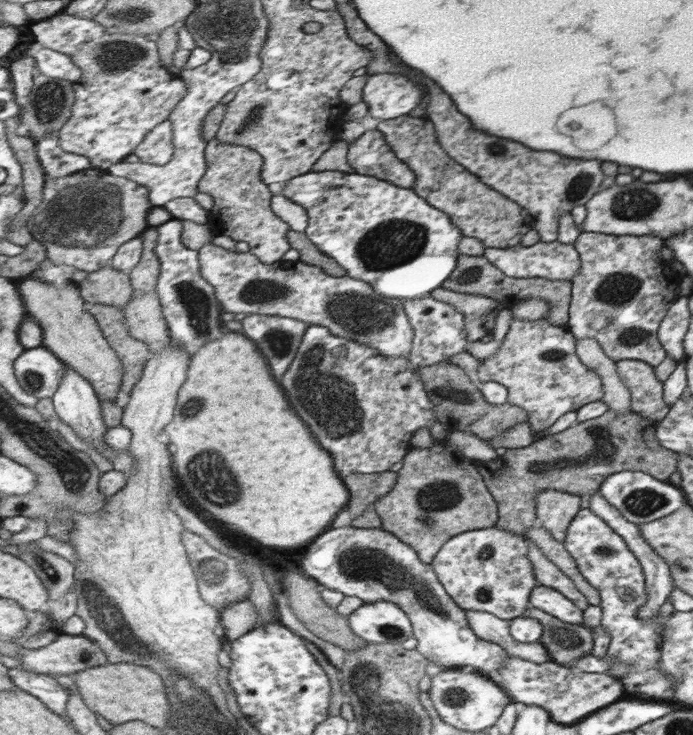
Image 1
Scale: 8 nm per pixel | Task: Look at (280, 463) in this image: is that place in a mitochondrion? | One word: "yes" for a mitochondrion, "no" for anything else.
no

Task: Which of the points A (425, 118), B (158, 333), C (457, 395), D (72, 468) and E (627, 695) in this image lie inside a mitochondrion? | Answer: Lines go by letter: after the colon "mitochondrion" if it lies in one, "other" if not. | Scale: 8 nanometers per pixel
A: other
B: other
C: mitochondrion
D: mitochondrion
E: other

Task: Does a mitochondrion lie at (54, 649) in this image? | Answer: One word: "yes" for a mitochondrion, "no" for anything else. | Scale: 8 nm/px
no

